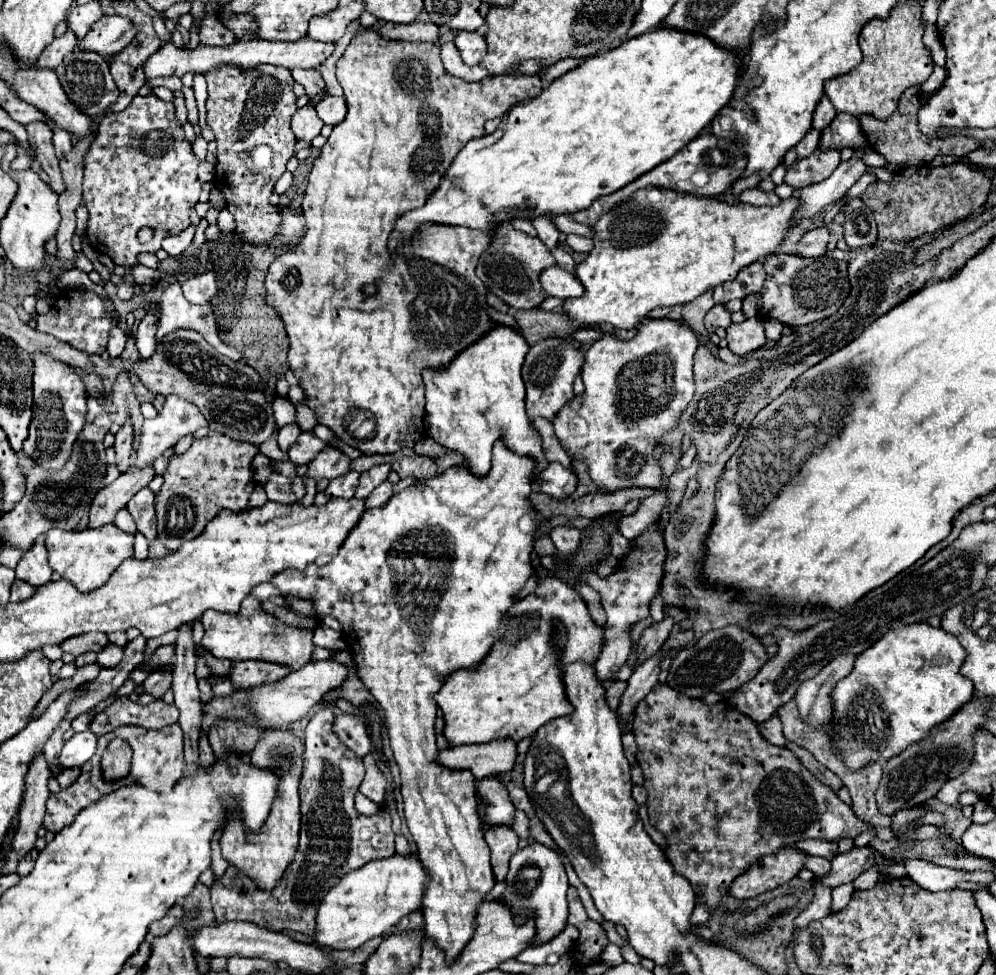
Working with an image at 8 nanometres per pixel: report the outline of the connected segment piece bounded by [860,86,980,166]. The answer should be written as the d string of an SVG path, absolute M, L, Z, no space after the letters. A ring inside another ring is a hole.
M912 86L904 92L904 96L900 98L900 104L896 108L896 112L888 118L888 120L878 120L870 114L864 114L860 118L860 124L862 124L862 130L870 142L870 146L880 152L890 164L894 166L918 166L918 164L926 164L930 162L932 158L936 156L942 156L942 154L952 154L952 156L966 156L968 152L974 152L980 148L980 142L972 136L950 136L950 138L926 138L920 130L918 130L918 124L916 124L916 114L920 110L920 94L922 94L922 88L920 86Z

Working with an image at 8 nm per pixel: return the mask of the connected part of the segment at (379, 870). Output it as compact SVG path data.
M400 854L368 862L364 868L348 872L336 886L332 886L326 892L316 910L316 934L312 936L314 944L326 944L334 950L346 950L346 948L352 950L362 946L370 938L382 936L390 926L398 924L404 916L420 908L420 900L424 898L424 880L428 880L428 876L424 876L424 866L418 862L418 858Z

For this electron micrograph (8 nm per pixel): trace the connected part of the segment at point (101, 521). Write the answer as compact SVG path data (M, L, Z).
M152 464L144 468L132 468L126 474L118 476L110 486L102 488L96 498L92 500L90 508L90 528L106 526L114 520L116 512L126 506L126 502L142 488L148 486L148 482L156 476Z

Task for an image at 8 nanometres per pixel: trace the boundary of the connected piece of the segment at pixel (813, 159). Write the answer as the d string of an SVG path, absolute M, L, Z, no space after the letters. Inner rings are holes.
M818 148L814 154L810 154L808 158L802 158L798 162L794 162L784 176L784 182L790 184L792 188L804 188L808 184L826 180L836 166L840 164L840 150L822 150Z

